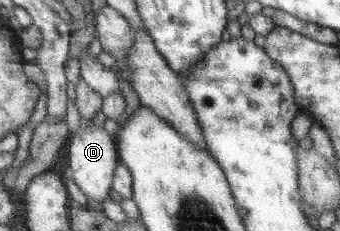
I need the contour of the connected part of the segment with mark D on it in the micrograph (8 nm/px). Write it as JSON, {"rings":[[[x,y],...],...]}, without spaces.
{"rings":[[[81,123],[78,130],[69,134],[68,166],[72,180],[86,198],[102,202],[108,197],[119,158],[114,136],[107,134],[103,128],[89,126],[89,123]]]}

